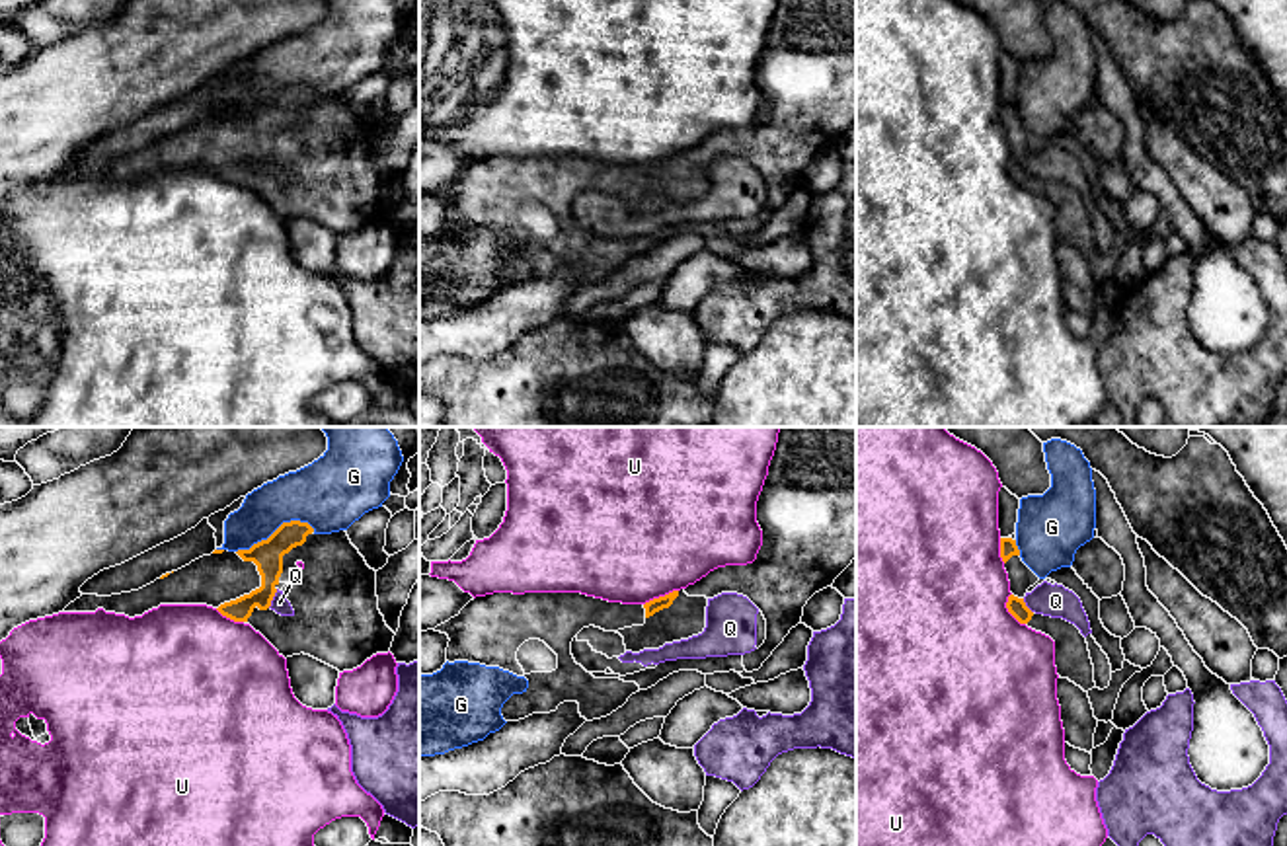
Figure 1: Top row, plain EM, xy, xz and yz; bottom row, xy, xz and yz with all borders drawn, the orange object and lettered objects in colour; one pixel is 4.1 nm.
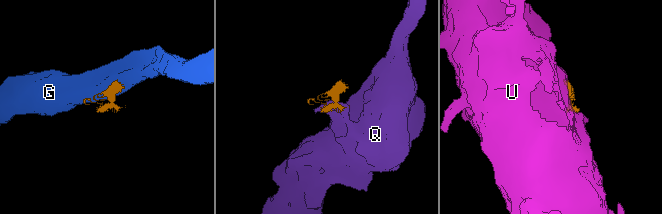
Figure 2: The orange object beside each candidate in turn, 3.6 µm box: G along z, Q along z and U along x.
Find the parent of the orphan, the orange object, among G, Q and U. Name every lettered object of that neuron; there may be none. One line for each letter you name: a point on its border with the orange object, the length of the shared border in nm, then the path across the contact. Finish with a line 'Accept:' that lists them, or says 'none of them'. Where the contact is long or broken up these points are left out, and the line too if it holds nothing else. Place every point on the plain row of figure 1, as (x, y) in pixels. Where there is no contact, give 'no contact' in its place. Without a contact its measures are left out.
Accept: none of them

